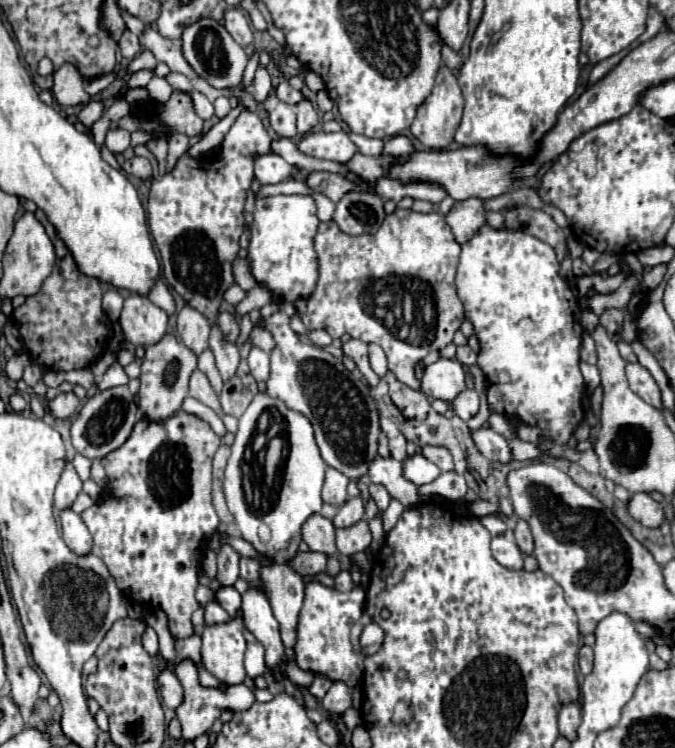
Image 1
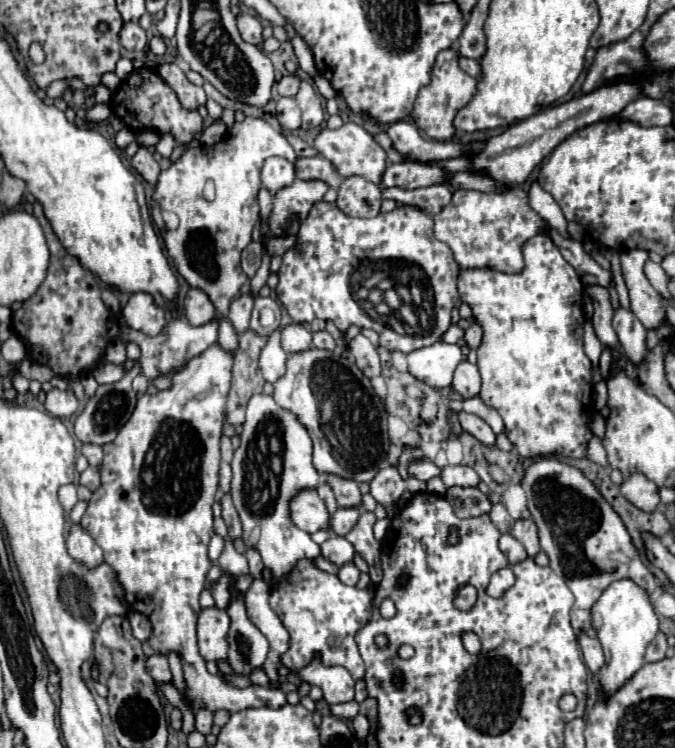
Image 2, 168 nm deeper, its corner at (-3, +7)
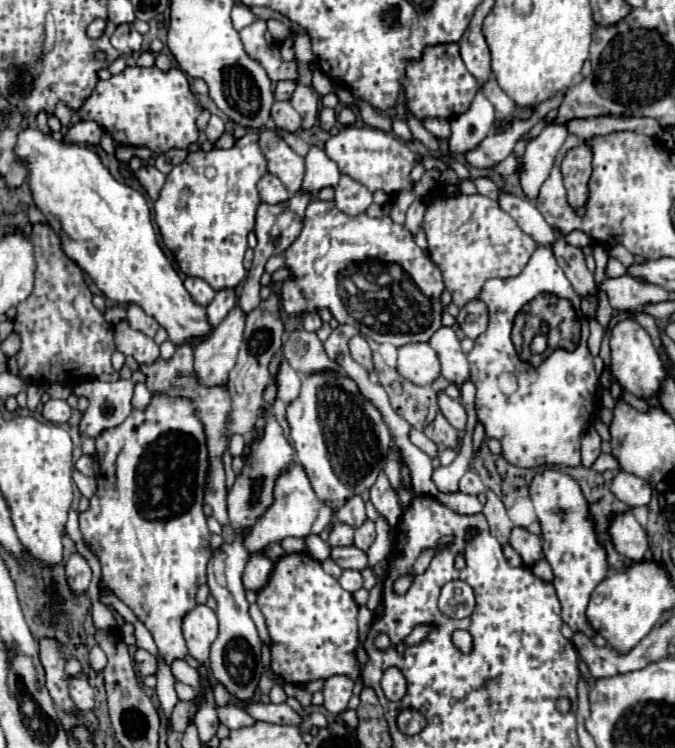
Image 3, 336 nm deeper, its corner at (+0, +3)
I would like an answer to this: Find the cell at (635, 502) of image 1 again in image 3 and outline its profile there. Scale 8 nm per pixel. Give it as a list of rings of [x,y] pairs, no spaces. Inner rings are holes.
[[[619,470],[611,482],[611,492],[627,506],[645,506],[651,500],[651,486],[629,472]]]

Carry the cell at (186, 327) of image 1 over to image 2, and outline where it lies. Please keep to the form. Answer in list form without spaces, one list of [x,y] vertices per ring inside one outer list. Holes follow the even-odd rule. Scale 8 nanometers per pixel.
[[[196,288],[188,290],[182,308],[188,324],[208,324],[208,320],[214,318],[212,302],[202,290],[196,290]]]

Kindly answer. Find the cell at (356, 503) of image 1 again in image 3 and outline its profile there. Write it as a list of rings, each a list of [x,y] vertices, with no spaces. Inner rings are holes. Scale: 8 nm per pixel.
[[[335,522],[335,528],[329,534],[329,544],[333,548],[337,548],[337,546],[351,546],[353,544],[353,528],[343,524],[343,522]]]

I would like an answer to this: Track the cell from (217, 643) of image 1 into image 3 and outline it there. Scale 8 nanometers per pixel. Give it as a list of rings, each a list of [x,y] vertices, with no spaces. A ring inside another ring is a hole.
[[[197,604],[193,610],[189,610],[183,620],[183,638],[187,642],[189,654],[197,662],[207,662],[209,660],[209,646],[217,638],[215,612],[205,604]]]

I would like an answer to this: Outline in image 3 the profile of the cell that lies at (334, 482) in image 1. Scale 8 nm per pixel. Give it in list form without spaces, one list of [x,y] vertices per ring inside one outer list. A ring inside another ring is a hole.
[[[361,496],[349,498],[349,500],[345,502],[345,506],[341,506],[341,508],[337,510],[337,520],[343,522],[343,524],[349,524],[349,526],[353,526],[353,528],[361,526],[361,524],[367,520],[367,516],[365,516],[365,504],[363,504]]]

